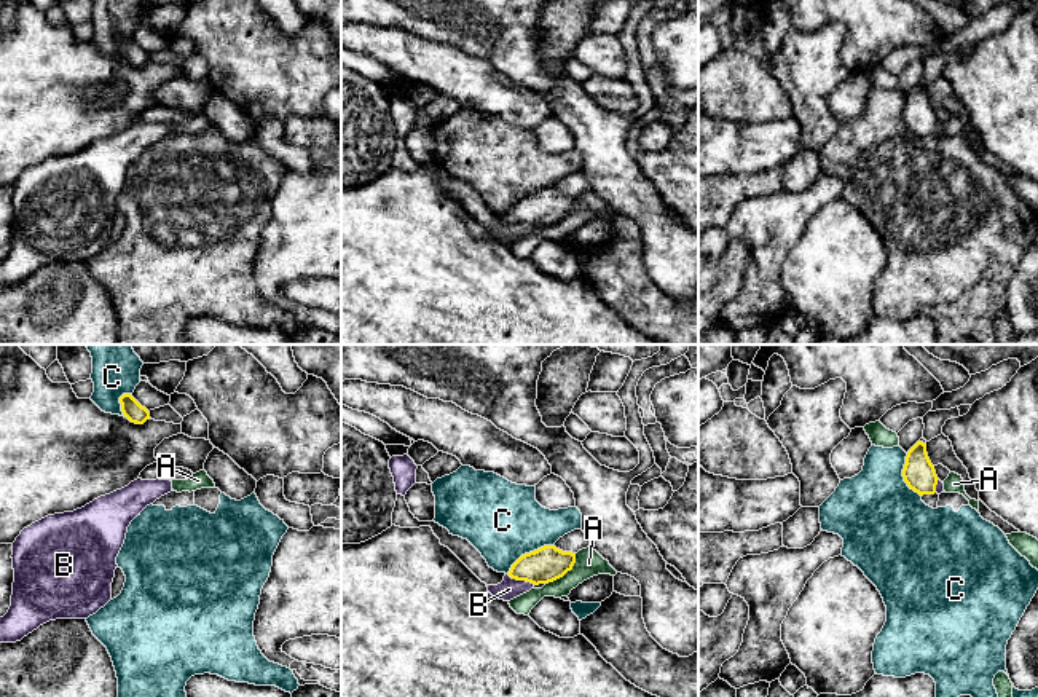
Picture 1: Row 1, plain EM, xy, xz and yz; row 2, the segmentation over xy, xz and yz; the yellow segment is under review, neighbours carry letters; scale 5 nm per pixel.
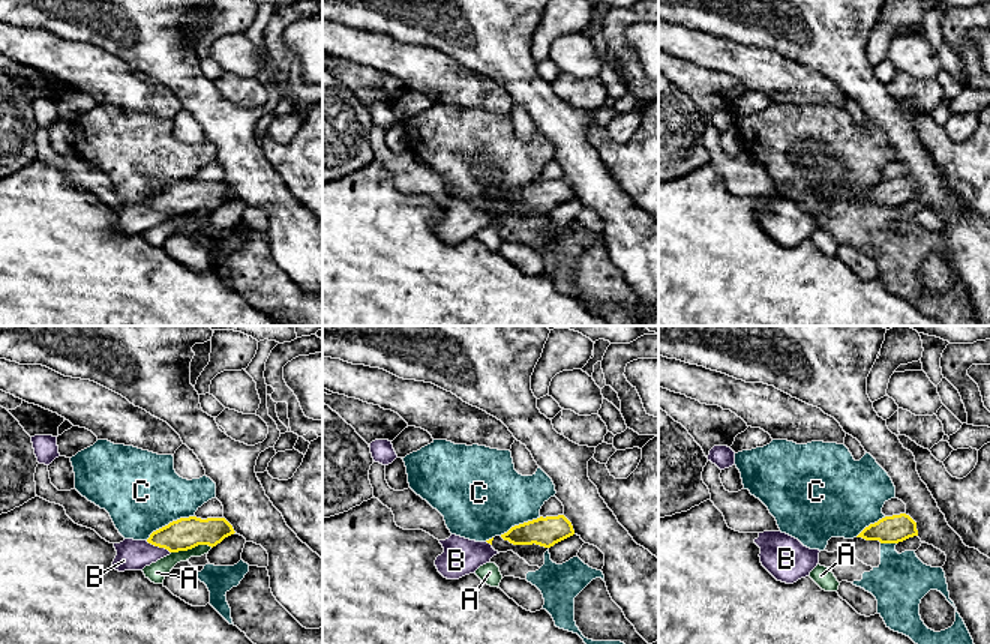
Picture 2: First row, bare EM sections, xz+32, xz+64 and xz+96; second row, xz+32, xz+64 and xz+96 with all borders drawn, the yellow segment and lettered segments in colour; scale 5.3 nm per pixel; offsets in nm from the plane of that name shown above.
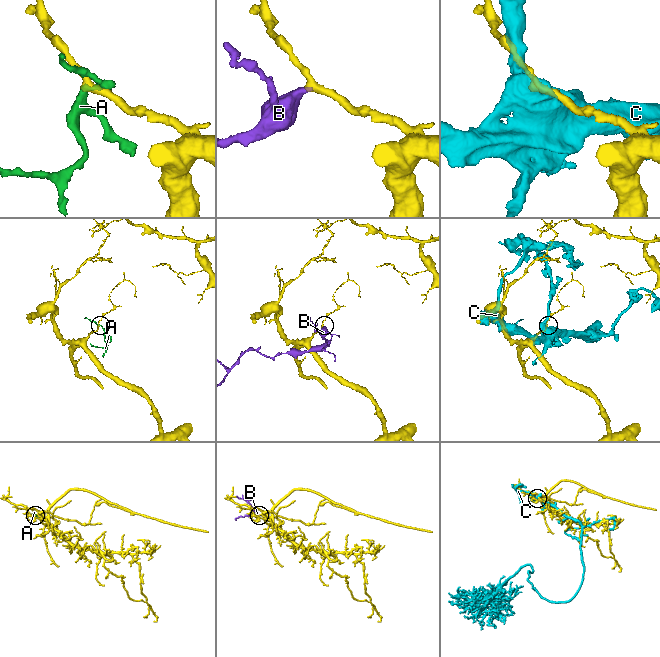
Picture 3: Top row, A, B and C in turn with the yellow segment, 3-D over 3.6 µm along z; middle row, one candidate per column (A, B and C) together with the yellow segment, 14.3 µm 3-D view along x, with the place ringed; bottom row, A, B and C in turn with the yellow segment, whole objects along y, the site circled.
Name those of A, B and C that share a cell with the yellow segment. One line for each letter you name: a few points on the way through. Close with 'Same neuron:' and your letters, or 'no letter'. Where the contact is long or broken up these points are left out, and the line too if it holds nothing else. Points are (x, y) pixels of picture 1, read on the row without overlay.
B: way xz (547, 206), (533, 211), (522, 222), (509, 232)
Same neuron: B

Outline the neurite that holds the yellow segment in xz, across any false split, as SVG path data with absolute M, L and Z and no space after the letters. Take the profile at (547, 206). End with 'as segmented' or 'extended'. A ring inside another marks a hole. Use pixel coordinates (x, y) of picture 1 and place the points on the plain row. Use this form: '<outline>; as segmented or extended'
M544 188L521 198L497 228L486 228L488 234L504 244L510 244L539 226L548 226L572 212L576 196L563 195L555 188Z; extended

